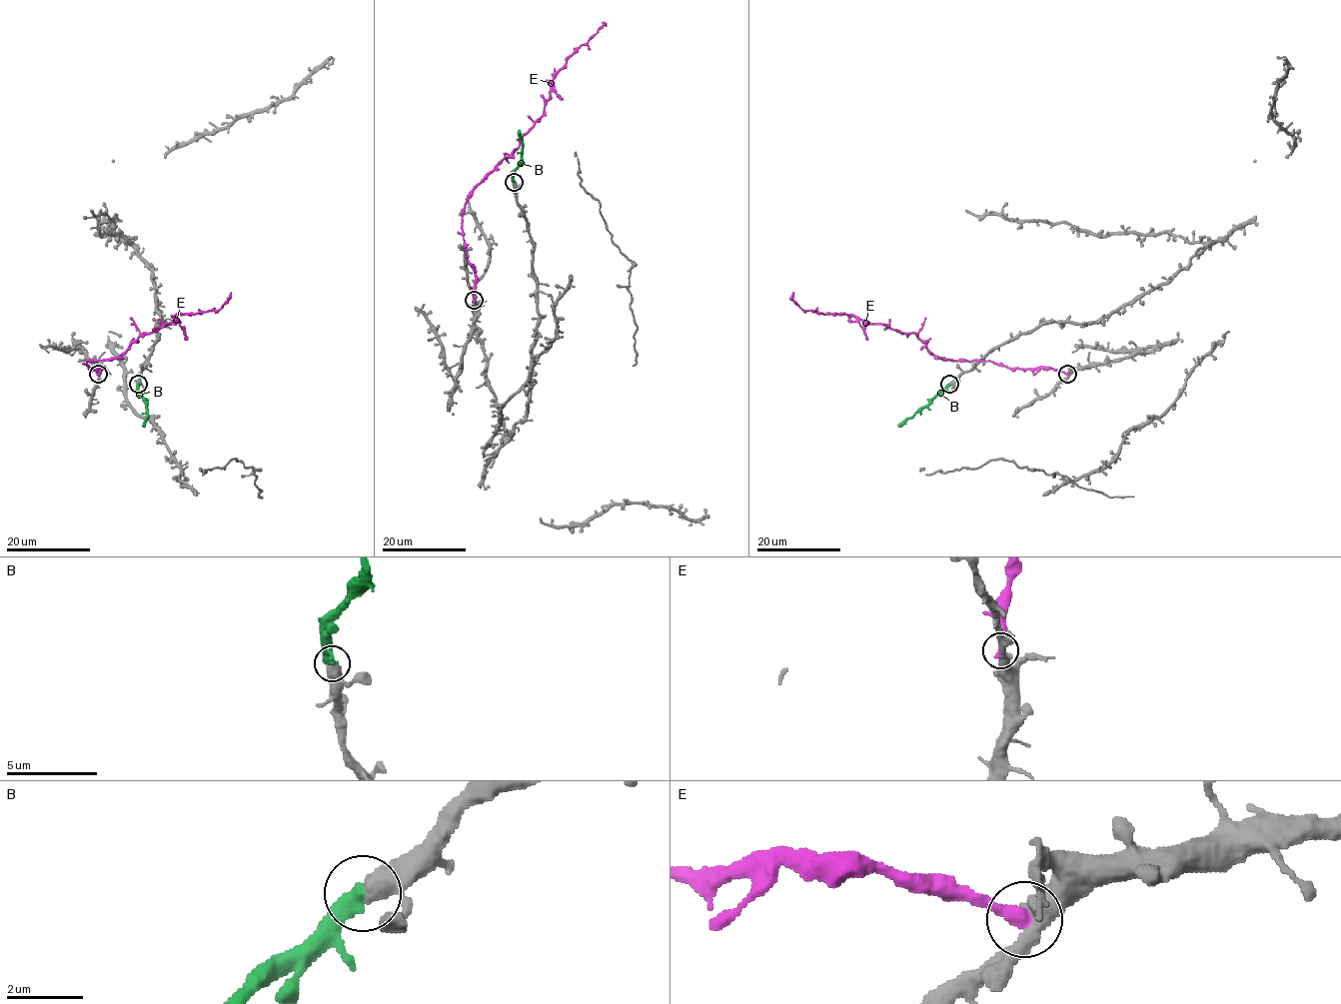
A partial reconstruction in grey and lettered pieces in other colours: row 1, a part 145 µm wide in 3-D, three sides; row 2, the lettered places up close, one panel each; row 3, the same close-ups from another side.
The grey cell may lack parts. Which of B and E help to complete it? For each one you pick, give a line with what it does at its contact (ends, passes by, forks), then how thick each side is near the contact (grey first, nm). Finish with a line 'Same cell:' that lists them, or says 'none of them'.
B: It ends there. Thickness 400 nm (grey) against 500 nm
Same cell: B

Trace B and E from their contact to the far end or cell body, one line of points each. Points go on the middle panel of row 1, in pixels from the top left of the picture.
B: (514, 182), (513, 170), (521, 161), (523, 147), (519, 129)
E: (473, 300), (475, 270), (467, 259), (463, 223), (467, 197), (510, 156), (544, 113), (554, 76), (607, 25)

